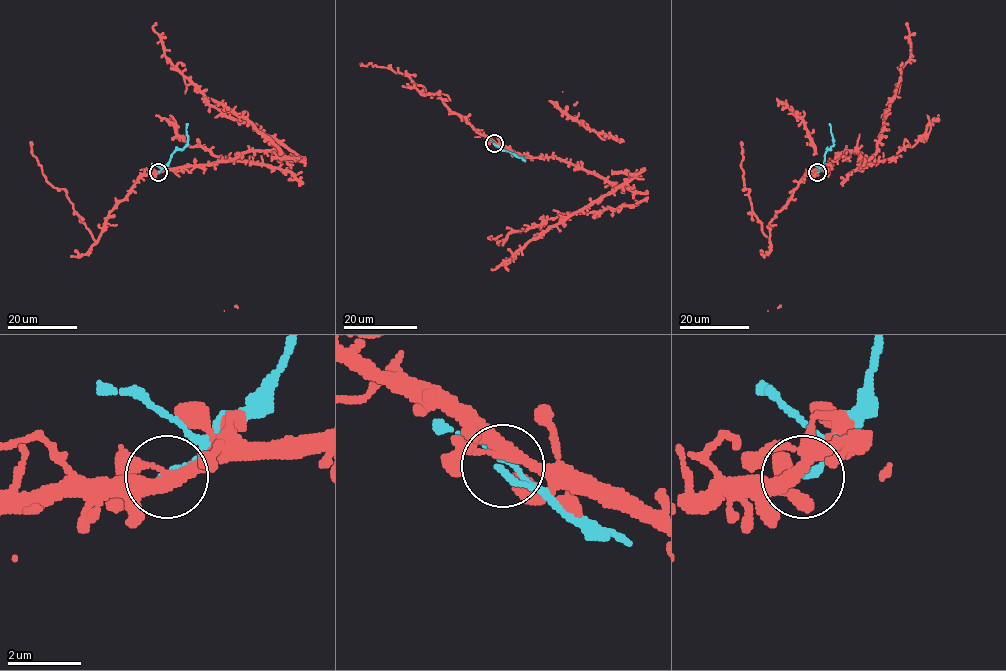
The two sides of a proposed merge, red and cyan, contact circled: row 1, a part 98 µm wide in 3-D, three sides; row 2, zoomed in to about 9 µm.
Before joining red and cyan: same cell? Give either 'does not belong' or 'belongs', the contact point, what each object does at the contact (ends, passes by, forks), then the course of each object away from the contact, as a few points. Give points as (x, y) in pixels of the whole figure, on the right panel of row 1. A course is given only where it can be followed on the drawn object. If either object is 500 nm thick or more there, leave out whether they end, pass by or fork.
does not belong; place (817, 172); red passes by; cyan ends; course red (816, 172), (844, 151), (855, 151), (864, 160), (875, 153), (901, 68), (910, 55), (906, 23); course cyan (817, 172), (824, 163), (824, 153), (833, 144), (829, 124)

